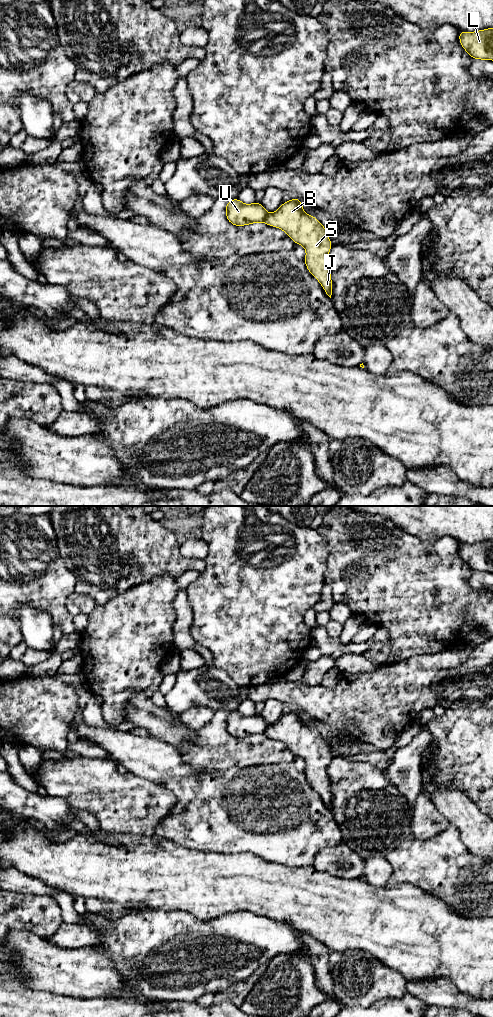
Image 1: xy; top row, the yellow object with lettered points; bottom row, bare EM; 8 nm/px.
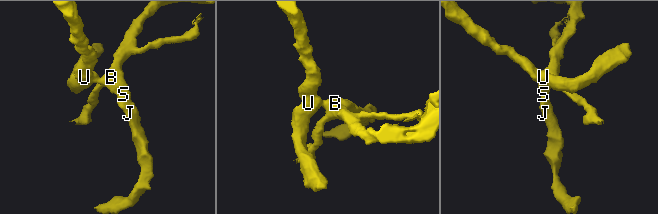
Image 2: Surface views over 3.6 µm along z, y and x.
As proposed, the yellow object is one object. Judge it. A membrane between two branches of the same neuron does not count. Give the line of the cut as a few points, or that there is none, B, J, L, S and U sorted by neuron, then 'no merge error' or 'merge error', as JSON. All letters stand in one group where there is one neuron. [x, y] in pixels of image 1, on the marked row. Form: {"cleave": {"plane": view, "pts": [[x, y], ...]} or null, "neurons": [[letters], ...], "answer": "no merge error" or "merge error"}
{"cleave": {"plane": "xy", "pts": [[268, 214], [263, 221]]}, "neurons": [["B", "J", "L", "S"], ["U"]], "answer": "merge error"}

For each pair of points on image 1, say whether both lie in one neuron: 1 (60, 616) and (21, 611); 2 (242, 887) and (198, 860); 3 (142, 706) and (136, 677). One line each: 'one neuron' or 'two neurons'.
1: two neurons
2: one neuron
3: two neurons

